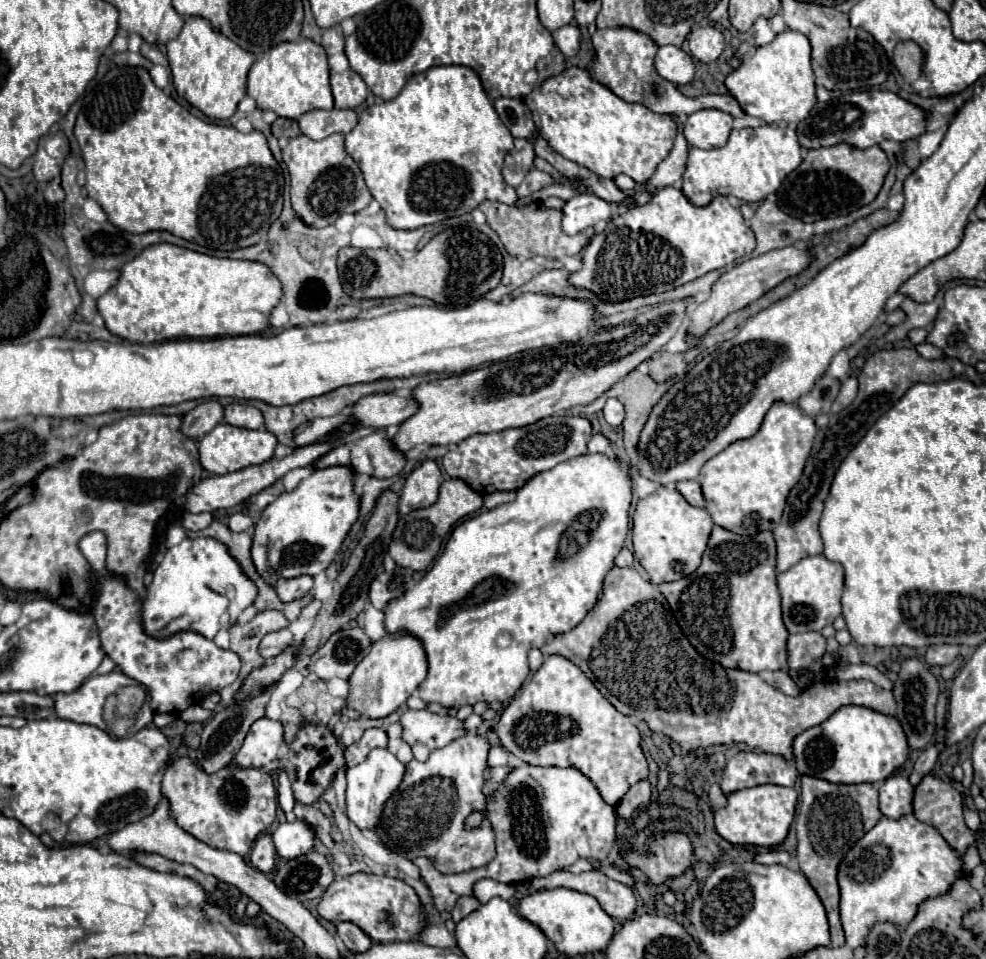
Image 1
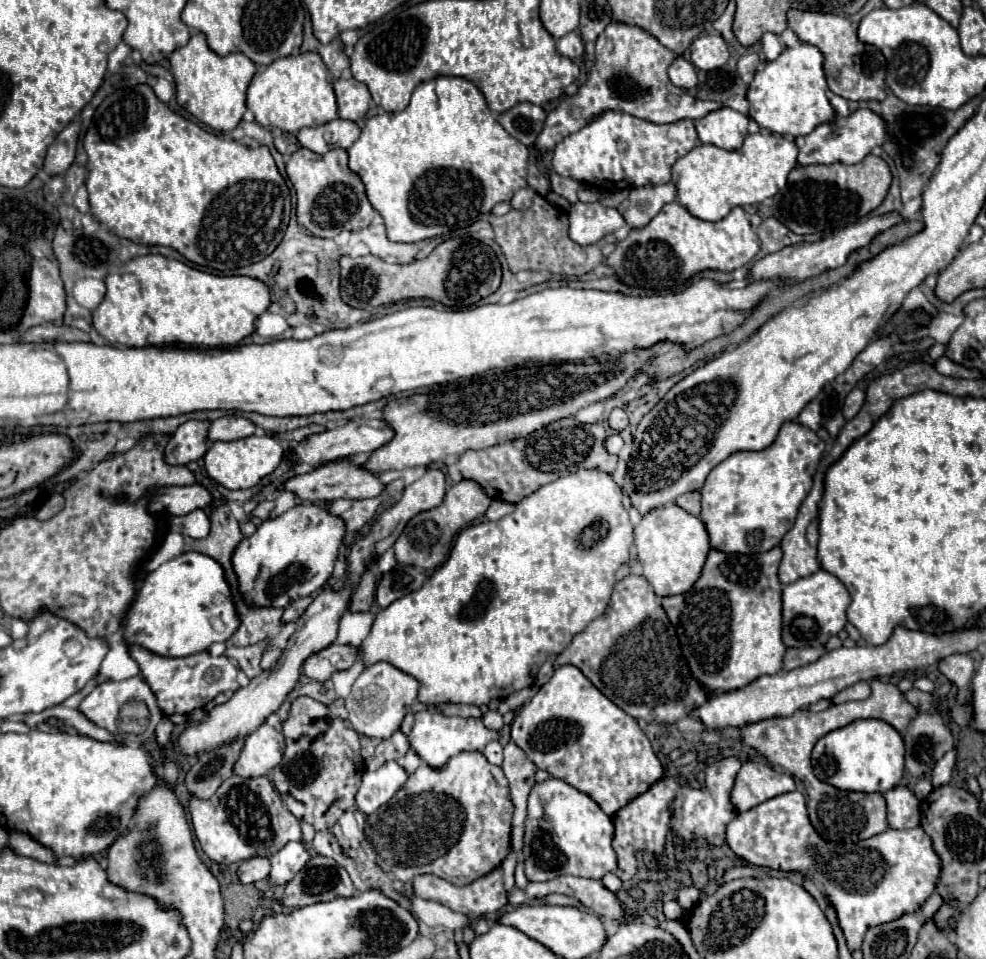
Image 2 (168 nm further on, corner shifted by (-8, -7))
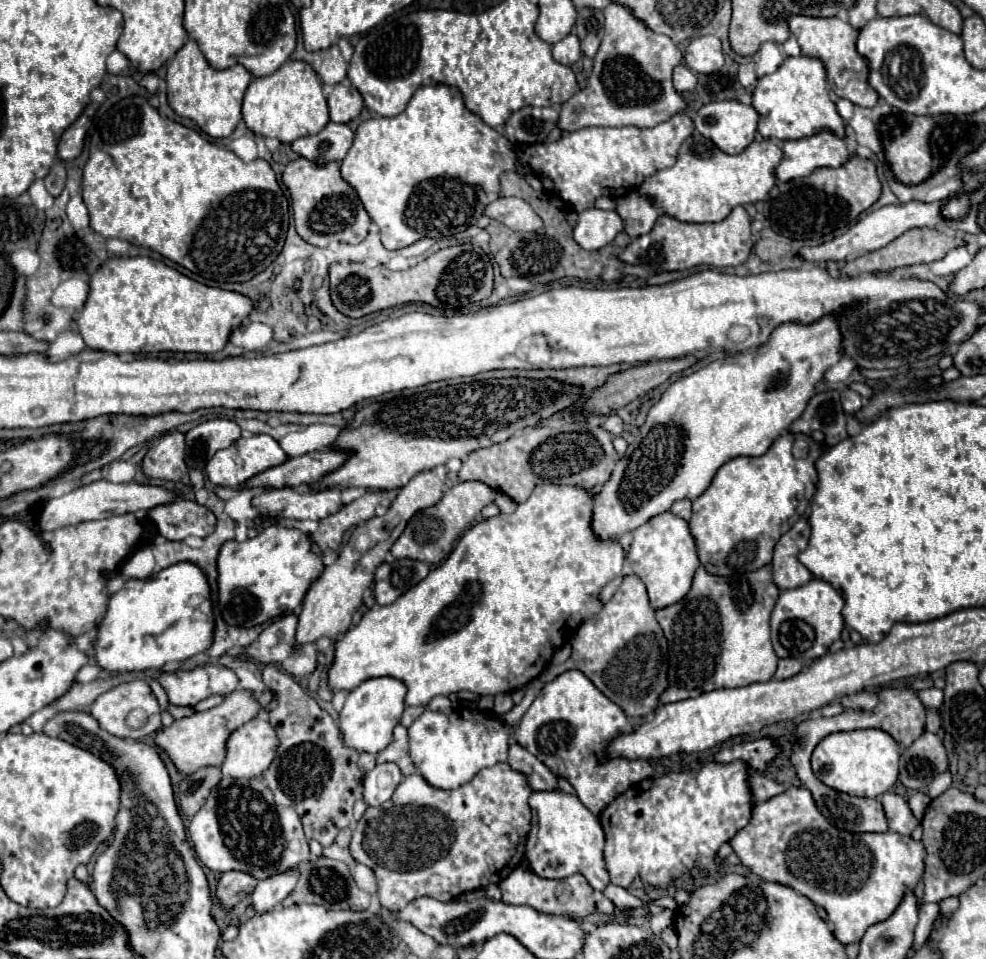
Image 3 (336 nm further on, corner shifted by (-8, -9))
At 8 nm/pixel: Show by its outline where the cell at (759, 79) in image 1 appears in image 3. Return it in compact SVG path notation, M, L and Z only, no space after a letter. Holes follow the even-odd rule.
M787 57L775 73L761 77L753 91L753 107L759 113L757 131L765 139L803 139L817 131L833 131L837 137L845 135L847 139L855 136L854 132L845 132L845 123L829 99L827 71L817 57Z

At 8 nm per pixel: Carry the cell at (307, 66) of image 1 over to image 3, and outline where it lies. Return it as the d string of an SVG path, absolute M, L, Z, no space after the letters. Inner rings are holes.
M291 59L275 73L255 77L245 91L243 121L255 135L277 137L283 143L293 143L299 137L321 131L329 123L329 105L313 67L305 61Z

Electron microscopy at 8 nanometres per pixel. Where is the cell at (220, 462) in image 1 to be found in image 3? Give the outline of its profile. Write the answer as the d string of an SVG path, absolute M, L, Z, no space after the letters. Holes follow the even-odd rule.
M253 435L249 439L237 439L231 447L217 451L211 461L205 467L207 479L213 485L223 485L223 487L239 487L245 481L249 481L251 477L263 473L269 467L275 467L277 463L283 463L287 459L287 453L279 447L279 443L269 437L269 435Z

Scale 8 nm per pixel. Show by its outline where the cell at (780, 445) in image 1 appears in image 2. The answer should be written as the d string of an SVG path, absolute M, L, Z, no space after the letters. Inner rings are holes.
M789 421L777 439L763 451L739 451L721 461L701 489L701 515L711 549L723 553L757 555L777 547L793 527L797 511L811 491L813 475L823 457L825 443L815 431Z

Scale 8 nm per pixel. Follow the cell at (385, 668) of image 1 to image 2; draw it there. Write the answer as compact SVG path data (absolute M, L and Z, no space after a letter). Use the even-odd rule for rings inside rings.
M375 663L371 667L367 667L357 681L353 683L351 695L345 699L345 709L349 713L349 723L351 727L369 739L389 739L395 731L399 731L399 725L405 717L405 713L409 711L411 703L415 701L419 691L419 683L415 677L395 669L391 663Z

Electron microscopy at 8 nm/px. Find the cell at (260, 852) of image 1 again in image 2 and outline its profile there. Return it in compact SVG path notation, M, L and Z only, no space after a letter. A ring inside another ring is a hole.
M253 857L253 859L247 859L239 865L237 869L237 875L239 875L239 881L241 883L255 883L255 881L261 881L261 879L267 879L269 875L269 859L265 857Z

